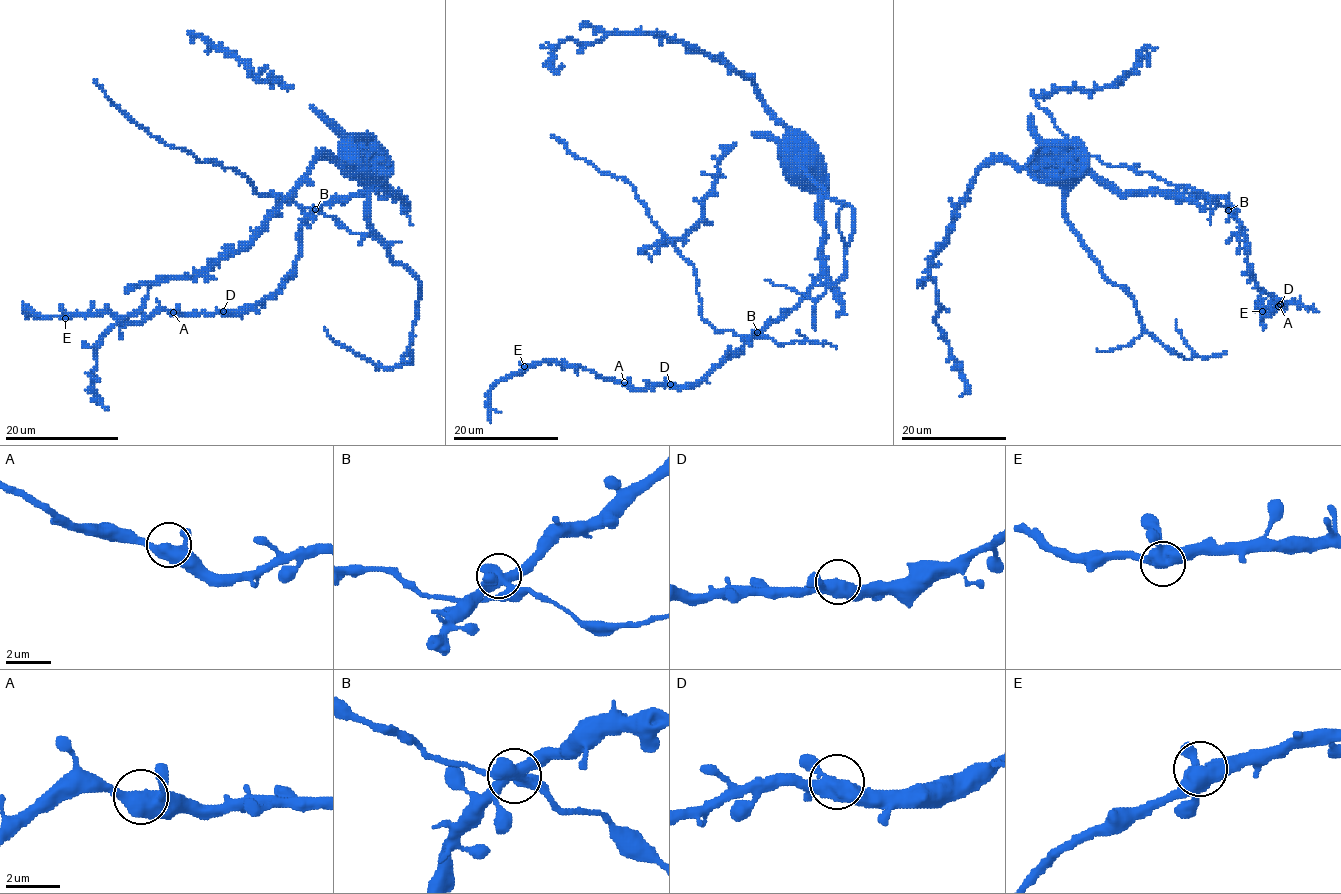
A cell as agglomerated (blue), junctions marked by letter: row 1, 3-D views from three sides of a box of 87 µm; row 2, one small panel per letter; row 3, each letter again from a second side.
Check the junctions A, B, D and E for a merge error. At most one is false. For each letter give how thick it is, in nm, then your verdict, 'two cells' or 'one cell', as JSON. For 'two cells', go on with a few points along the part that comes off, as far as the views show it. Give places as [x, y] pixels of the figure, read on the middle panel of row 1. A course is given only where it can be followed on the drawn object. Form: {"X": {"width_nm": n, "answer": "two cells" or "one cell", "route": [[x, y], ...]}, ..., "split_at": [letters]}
{"A": {"width_nm": 440, "answer": "one cell"}, "B": {"width_nm": 440, "answer": "one cell"}, "D": {"width_nm": 440, "answer": "one cell"}, "E": {"width_nm": 480, "answer": "one cell"}, "split_at": []}

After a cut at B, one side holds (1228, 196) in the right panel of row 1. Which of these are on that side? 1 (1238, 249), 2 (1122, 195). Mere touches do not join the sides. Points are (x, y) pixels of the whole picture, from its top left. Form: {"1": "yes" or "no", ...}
{"1": "yes", "2": "no"}

